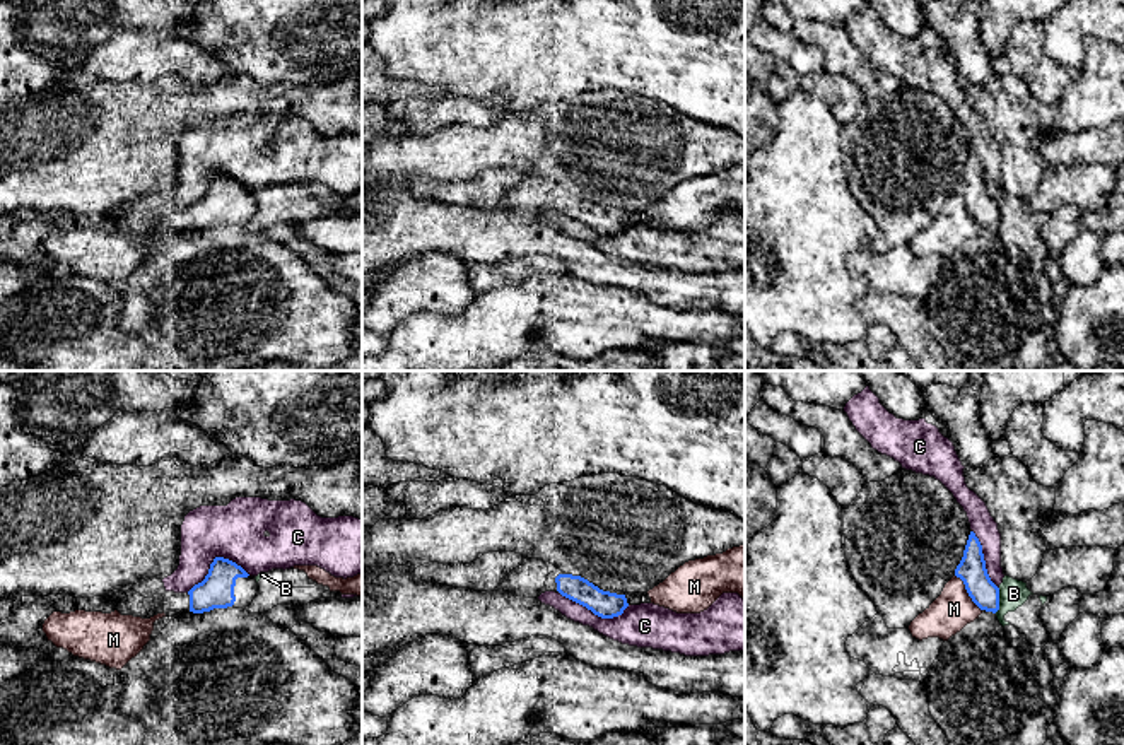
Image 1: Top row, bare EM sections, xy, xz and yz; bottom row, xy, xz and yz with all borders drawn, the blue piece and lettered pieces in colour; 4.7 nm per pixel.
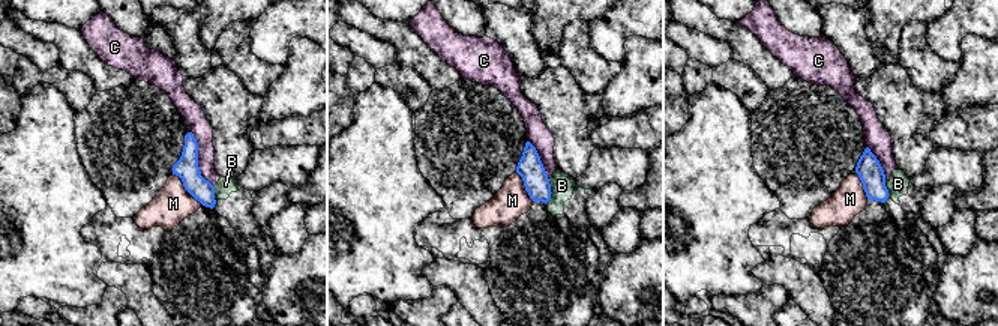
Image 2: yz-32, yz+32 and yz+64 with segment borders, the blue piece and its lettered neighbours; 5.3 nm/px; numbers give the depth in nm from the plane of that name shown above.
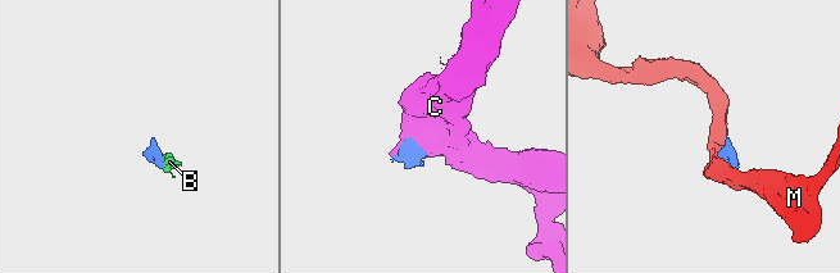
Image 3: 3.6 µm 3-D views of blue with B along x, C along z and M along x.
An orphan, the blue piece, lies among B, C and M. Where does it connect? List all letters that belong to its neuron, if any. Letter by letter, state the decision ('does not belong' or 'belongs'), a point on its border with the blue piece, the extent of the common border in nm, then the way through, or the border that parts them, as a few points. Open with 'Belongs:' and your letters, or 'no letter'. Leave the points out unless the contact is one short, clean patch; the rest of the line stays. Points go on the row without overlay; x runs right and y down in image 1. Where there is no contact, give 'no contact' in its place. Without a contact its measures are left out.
Belongs: no letter
B: does not belong | yz (998, 217) | 120 nm | along yz (1000, 205), (1000, 224), (995, 229)
C: does not belong | xy (214, 176) | 320 nm | along xy (250, 192), (234, 180), (216, 175), (209, 190), (187, 209)
M: does not belong | yz (967, 209) | 220 nm | along yz (955, 192), (981, 228)

